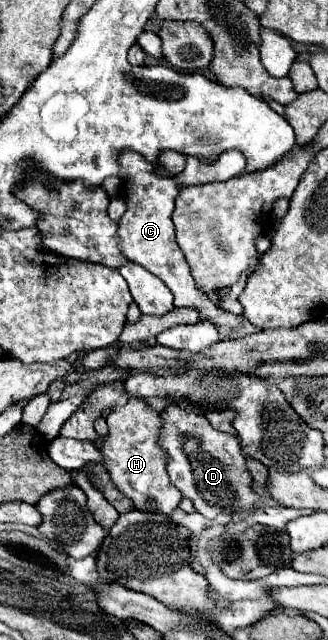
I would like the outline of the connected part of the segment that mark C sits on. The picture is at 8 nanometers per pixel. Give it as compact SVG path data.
M127 150L119 154L119 166L121 166L121 196L127 204L127 212L123 214L119 222L119 238L121 238L121 250L123 254L135 262L147 268L151 274L159 276L167 288L175 296L175 306L177 308L195 308L201 314L201 320L209 320L211 324L217 326L221 338L229 340L235 338L235 332L243 326L243 316L229 314L215 306L215 302L207 296L201 294L197 288L191 270L187 266L187 260L181 252L181 248L175 242L175 230L173 230L173 208L175 208L175 198L179 194L179 188L171 176L163 176L155 172L155 166L147 162L139 152Z

